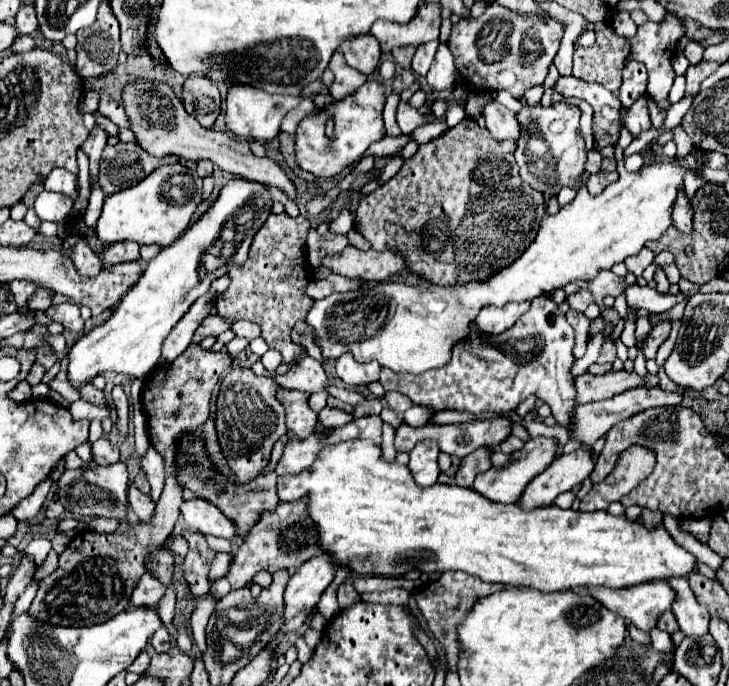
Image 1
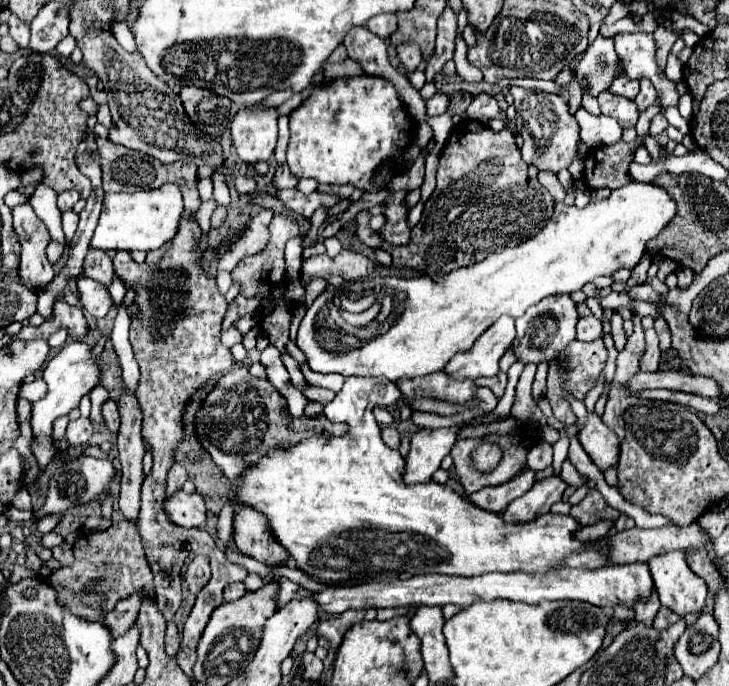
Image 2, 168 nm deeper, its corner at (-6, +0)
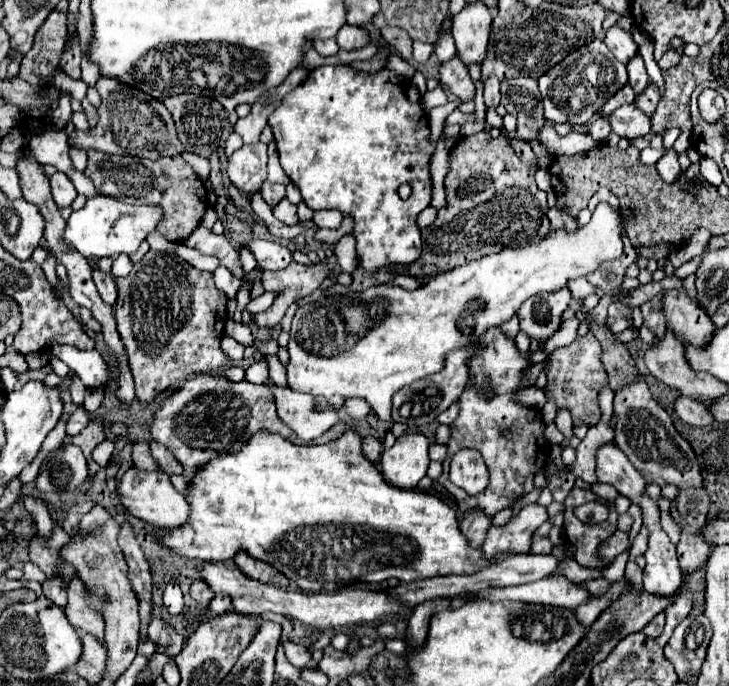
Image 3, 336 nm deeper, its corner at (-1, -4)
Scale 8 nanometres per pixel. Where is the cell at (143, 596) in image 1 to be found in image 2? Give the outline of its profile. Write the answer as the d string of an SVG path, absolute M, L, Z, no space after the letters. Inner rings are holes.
M132 594L124 602L116 604L116 608L104 618L104 624L112 630L114 638L126 634L134 626L134 620L138 618L138 610L140 610L140 594Z

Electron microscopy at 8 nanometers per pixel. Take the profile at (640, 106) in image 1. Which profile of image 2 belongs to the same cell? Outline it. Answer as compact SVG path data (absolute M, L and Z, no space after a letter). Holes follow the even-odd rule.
M642 78L640 80L640 92L634 98L634 102L638 106L638 112L644 112L650 104L654 104L654 100L656 100L656 90L654 90L652 82L648 82L646 78Z

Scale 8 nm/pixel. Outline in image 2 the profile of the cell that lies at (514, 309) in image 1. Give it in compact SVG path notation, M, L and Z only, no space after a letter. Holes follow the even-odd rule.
M510 316L498 318L474 344L472 348L456 354L452 362L444 368L452 378L480 378L480 376L496 376L500 372L498 362L504 352L512 346L516 338L514 320Z

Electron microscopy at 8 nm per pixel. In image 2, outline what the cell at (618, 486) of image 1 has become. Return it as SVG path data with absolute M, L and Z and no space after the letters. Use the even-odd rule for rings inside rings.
M590 488L586 498L578 504L578 506L572 506L570 514L580 520L584 526L586 524L596 524L598 520L604 520L604 518L610 518L610 520L616 520L620 516L620 512L612 506L608 506L608 502L604 500L604 496L596 490L596 488Z

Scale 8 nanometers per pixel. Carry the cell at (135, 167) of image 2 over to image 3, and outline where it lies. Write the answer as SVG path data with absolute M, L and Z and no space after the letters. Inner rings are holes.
M99 150L87 152L89 162L85 174L93 180L95 188L101 194L117 198L127 204L147 204L163 208L163 218L159 222L159 232L171 242L185 242L189 234L199 226L205 210L207 210L207 190L203 180L193 172L193 168L181 158L159 158L159 160L143 160L131 156L107 156Z

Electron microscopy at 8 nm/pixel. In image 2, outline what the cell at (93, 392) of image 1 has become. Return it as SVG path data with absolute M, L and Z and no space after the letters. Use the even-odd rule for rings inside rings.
M108 398L108 400L102 404L102 416L104 416L110 432L116 434L116 432L118 432L118 426L120 426L120 410L118 410L118 404L116 404L112 398Z

